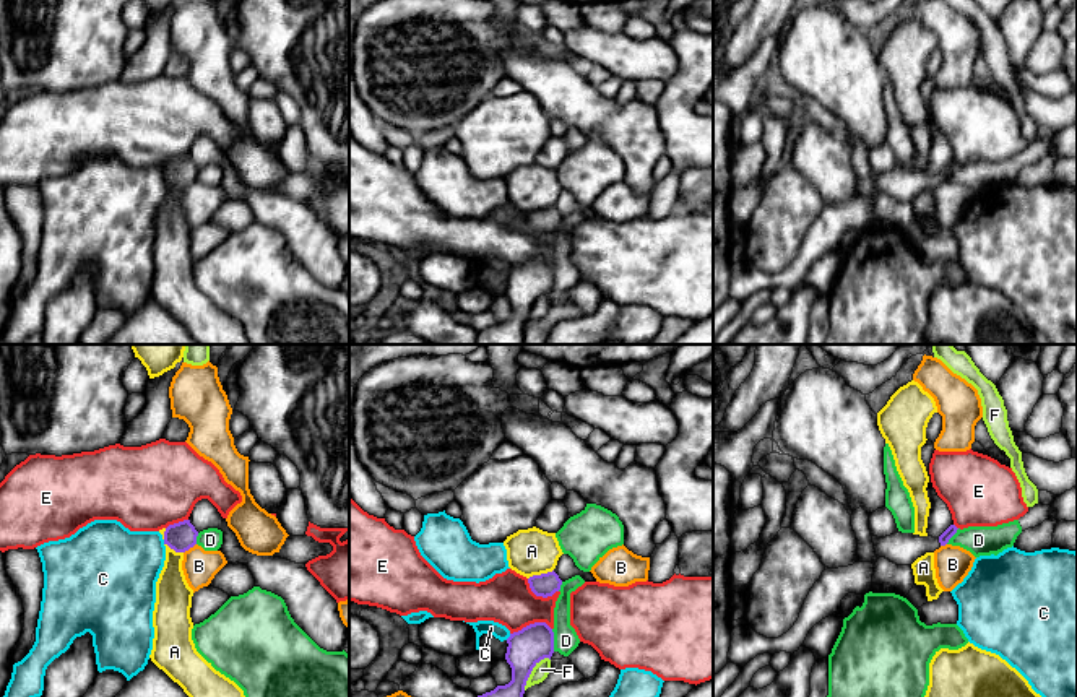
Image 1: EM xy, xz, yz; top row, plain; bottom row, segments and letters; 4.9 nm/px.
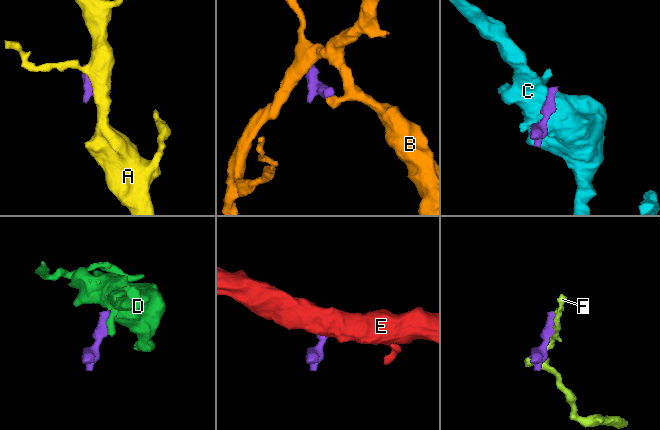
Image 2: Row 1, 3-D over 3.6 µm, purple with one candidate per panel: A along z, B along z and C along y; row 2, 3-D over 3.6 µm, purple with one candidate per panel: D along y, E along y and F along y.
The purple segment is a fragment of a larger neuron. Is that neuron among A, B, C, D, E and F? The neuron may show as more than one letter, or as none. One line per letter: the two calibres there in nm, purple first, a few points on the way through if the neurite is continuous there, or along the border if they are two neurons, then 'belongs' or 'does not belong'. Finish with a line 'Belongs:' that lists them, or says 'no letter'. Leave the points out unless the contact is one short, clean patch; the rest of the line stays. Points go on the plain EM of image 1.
A: calibres 120 and 220 nm; border xz (553, 205), (533, 210), (528, 215); does not belong
B: calibres 150 and 170 nm; border xy (195, 179), (184, 189); does not belong
C: calibres 190 and 70 nm; does not belong
D: calibres 190 and 120 nm; border xz (551, 265), (554, 286); does not belong
E: calibres 190 and 260 nm; border xz (551, 264), (544, 259), (530, 259), (510, 270); does not belong
F: calibres 200 and 80 nm; does not belong
Belongs: no letter

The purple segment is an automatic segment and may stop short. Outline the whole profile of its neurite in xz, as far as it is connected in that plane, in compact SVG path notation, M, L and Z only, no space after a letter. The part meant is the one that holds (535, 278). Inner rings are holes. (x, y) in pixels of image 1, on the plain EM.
M534 258L507 275L505 296L512 317L478 331L476 344L523 344L523 330L533 304L554 289L554 268L546 258Z

